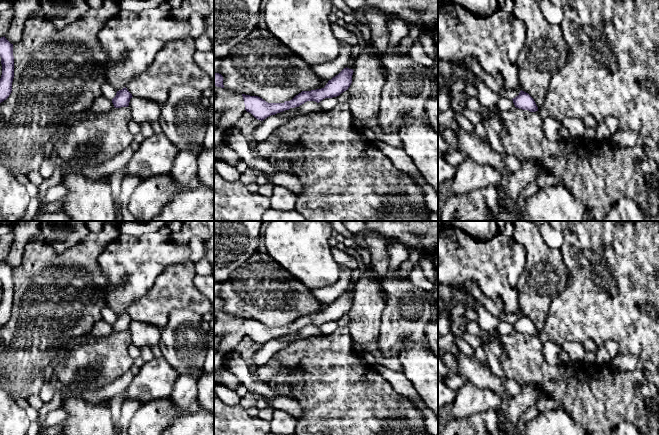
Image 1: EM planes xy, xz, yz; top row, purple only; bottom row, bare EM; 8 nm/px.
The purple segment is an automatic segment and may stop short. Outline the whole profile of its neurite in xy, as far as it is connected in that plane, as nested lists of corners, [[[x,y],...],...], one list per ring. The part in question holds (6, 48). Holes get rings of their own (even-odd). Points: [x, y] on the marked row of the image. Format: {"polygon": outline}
{"polygon": [[[0,38],[0,57],[2,64],[2,75],[0,78],[0,103],[6,100],[12,92],[14,78],[14,56],[13,44],[6,38]]]}

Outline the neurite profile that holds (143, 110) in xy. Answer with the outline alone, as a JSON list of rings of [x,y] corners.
[[[132,97],[128,106],[132,112],[132,119],[137,123],[158,121],[161,104],[143,97]]]

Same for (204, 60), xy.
[[[196,50],[194,53],[194,61],[200,70],[210,78],[214,86],[214,51],[202,52]]]

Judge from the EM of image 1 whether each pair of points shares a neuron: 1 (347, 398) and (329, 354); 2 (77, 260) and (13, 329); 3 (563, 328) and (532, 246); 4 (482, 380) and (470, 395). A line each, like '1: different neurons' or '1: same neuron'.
1: same neuron
2: same neuron
3: different neurons
4: different neurons

